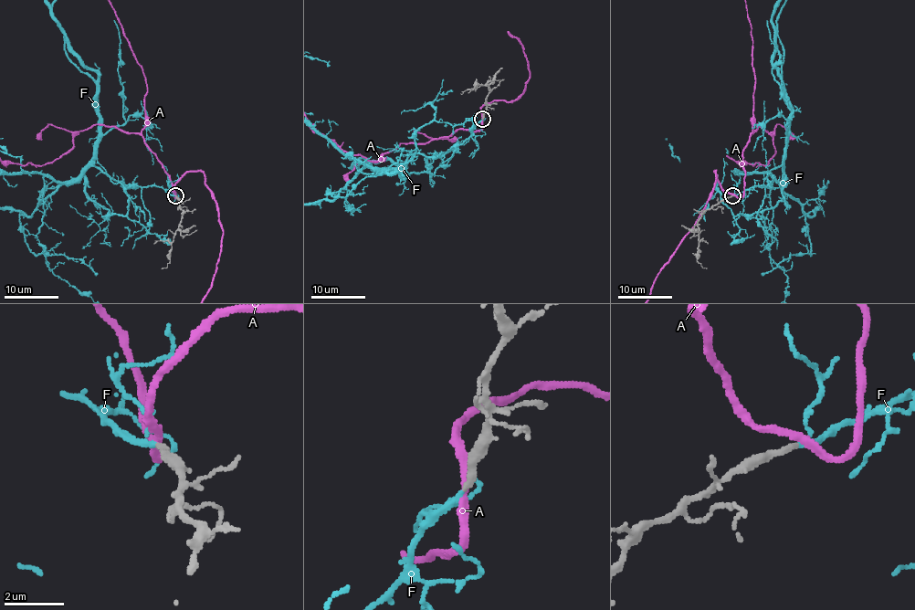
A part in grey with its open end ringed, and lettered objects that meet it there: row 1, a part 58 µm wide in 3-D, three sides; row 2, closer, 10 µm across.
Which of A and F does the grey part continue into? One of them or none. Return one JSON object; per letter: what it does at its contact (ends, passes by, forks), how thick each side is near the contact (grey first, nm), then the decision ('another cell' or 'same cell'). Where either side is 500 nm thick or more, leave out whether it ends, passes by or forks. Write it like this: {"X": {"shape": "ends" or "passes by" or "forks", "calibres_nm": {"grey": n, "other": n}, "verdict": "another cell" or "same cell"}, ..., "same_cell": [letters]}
{"A": {"shape": "passes by", "calibres_nm": {"grey": 220, "other": 240}, "verdict": "another cell"}, "F": {"shape": "passes by", "calibres_nm": {"grey": 220, "other": 140}, "verdict": "same cell"}, "same_cell": ["F"]}

